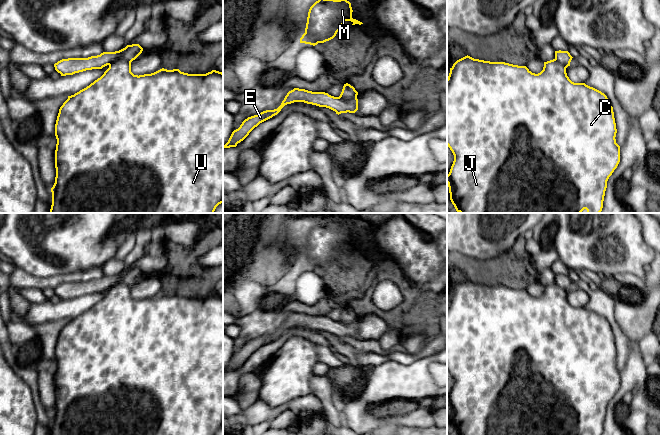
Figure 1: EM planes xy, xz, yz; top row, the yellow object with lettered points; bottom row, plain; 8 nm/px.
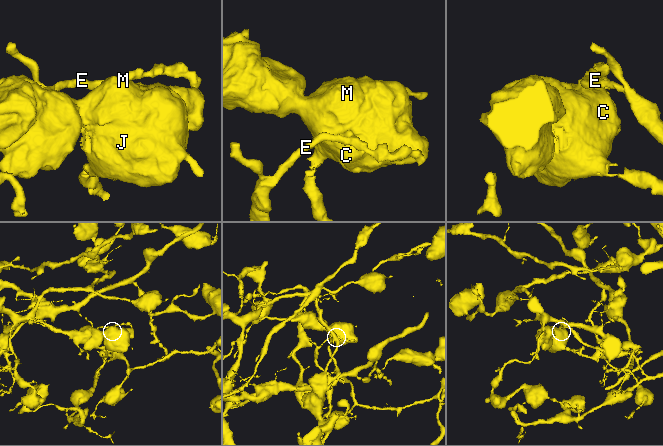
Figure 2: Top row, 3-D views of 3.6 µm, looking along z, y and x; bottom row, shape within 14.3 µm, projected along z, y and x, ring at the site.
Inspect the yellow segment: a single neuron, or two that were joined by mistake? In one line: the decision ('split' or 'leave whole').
split

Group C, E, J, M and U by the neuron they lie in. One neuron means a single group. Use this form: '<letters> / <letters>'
C J M U / E

